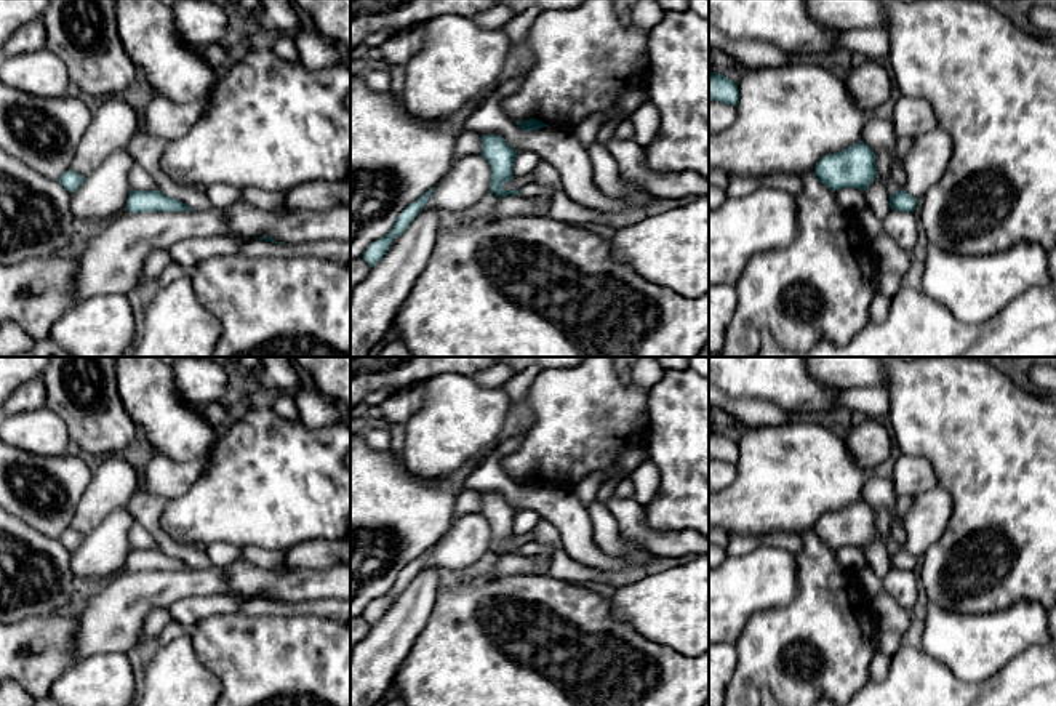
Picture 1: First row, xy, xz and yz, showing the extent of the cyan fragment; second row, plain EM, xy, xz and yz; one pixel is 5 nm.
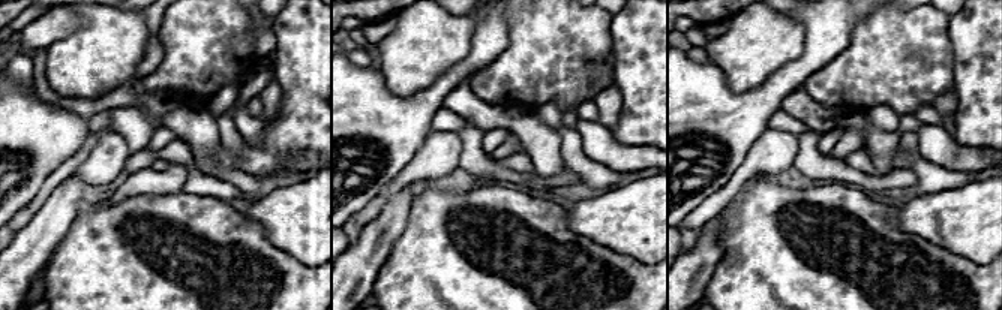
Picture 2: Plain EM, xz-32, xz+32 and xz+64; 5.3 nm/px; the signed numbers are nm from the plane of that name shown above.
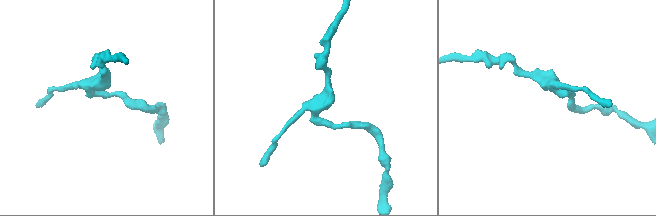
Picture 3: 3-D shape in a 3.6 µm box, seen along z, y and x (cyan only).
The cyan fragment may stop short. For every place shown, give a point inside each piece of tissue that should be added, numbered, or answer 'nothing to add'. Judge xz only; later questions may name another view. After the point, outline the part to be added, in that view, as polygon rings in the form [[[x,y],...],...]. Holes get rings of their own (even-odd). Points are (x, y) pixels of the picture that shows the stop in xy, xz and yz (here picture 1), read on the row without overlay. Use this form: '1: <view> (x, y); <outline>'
nothing to add

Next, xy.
nothing to add

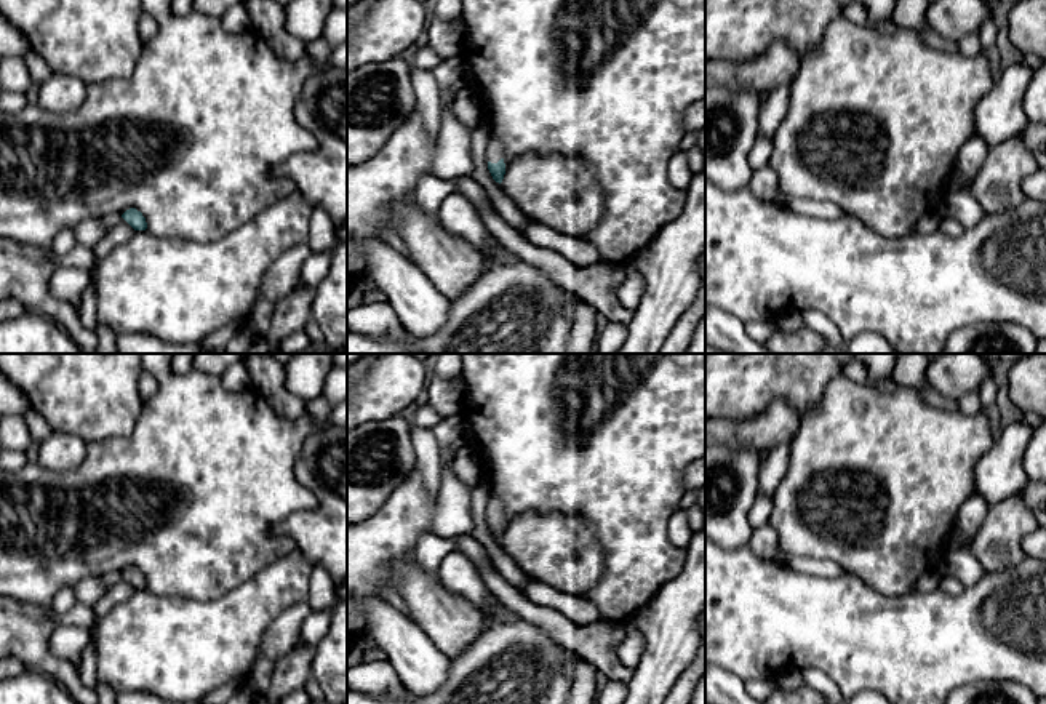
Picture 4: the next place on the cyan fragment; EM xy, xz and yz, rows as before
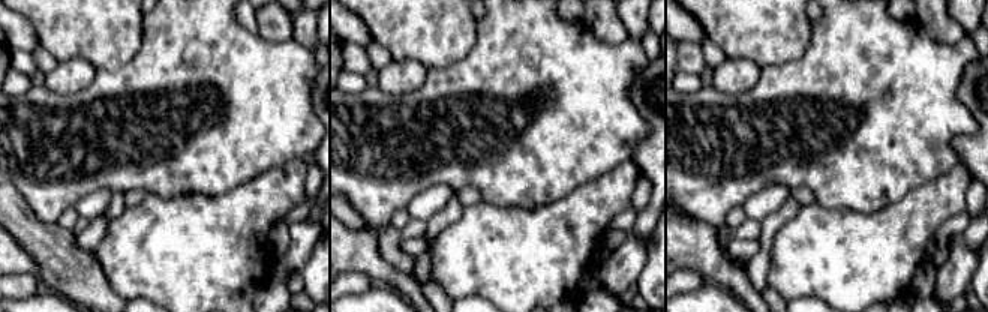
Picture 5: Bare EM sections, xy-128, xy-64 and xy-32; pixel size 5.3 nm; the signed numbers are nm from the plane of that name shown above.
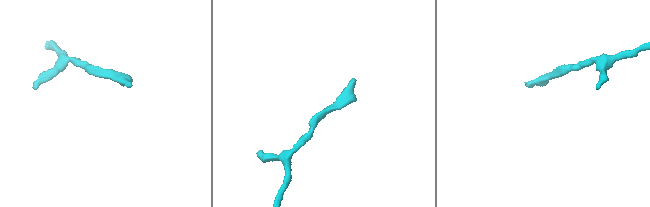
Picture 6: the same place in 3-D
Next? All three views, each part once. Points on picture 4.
1: xz (495, 509); [[[491,499],[486,507],[486,515],[491,522],[497,522],[502,517],[504,507],[497,499]]]

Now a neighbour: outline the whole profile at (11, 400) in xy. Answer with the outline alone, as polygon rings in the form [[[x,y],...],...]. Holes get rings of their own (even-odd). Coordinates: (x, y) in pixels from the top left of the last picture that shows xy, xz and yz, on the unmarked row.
[[[0,373],[0,416],[22,416],[29,408],[24,394]]]

